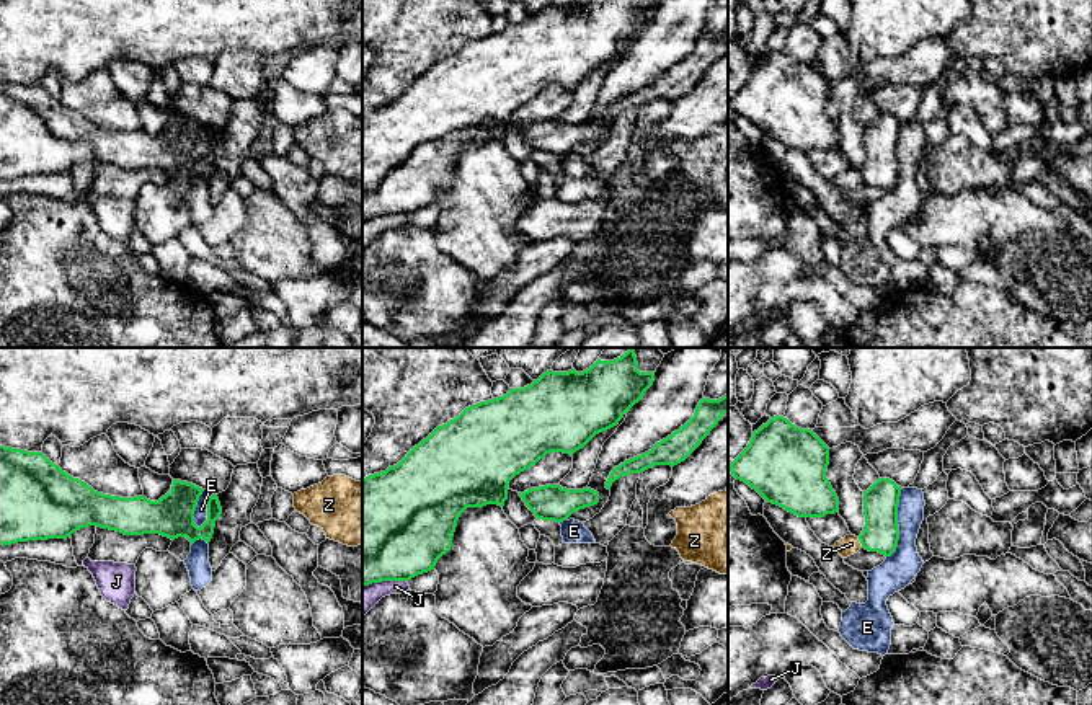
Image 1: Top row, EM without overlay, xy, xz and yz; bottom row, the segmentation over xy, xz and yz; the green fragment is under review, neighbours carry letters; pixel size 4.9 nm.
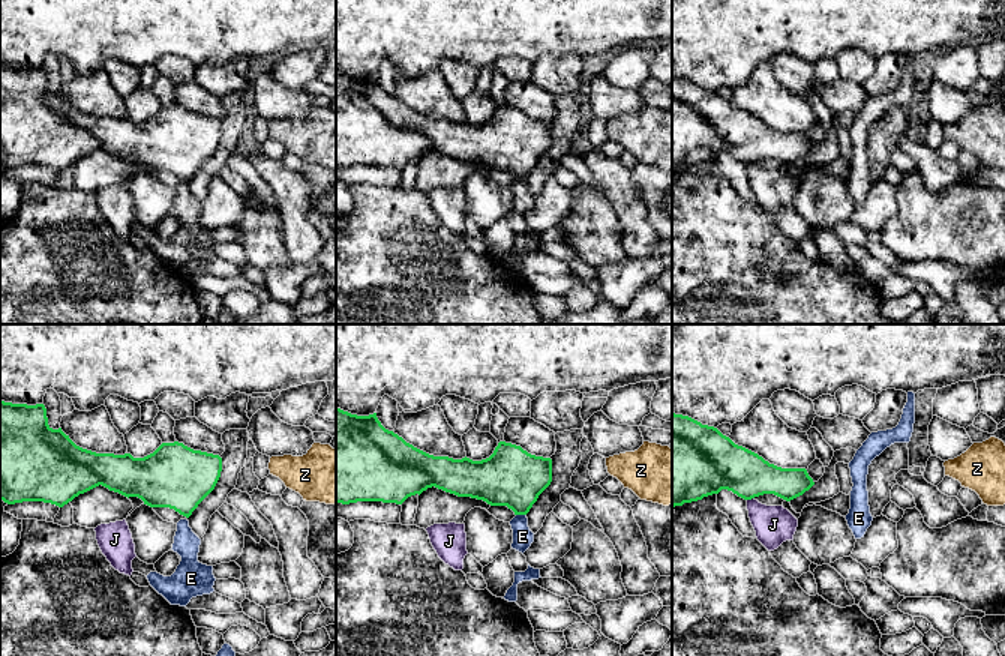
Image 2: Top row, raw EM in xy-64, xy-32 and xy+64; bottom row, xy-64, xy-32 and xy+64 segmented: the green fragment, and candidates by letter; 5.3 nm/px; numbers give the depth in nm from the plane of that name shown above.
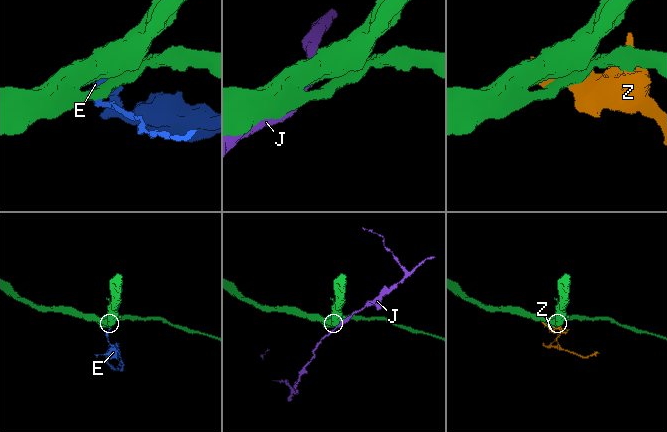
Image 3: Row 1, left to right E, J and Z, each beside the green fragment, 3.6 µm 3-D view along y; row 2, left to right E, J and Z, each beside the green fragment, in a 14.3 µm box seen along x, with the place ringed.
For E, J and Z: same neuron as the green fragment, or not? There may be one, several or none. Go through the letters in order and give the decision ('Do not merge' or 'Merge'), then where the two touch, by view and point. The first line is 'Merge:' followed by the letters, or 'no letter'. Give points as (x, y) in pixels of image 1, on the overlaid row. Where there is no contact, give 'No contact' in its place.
Merge: no letter
E: Do not merge. Touches green at xy (208, 511)
J: Do not merge. Touches green at xz (384, 580)
Z: Do not merge. Touches green at yz (861, 542)

